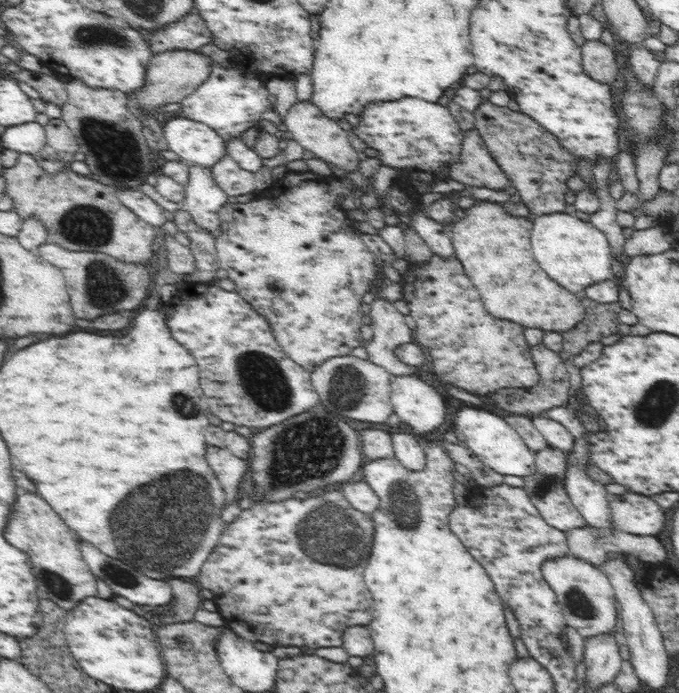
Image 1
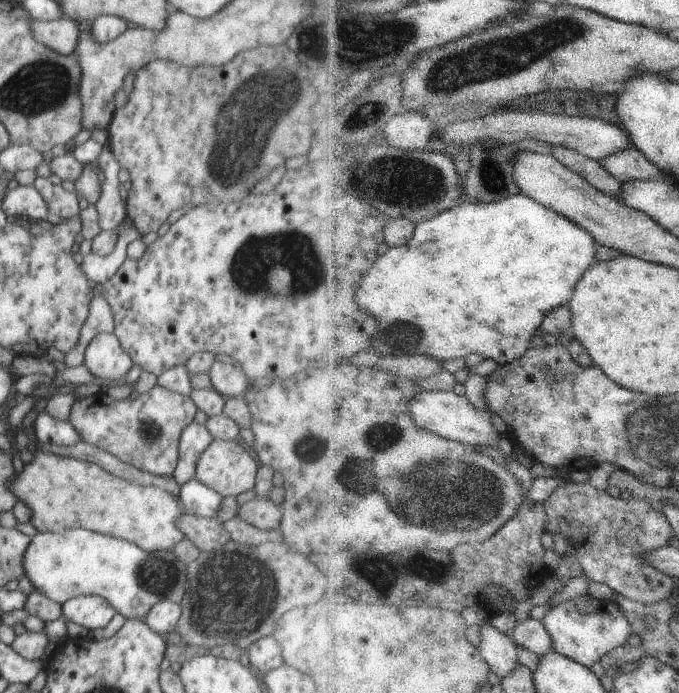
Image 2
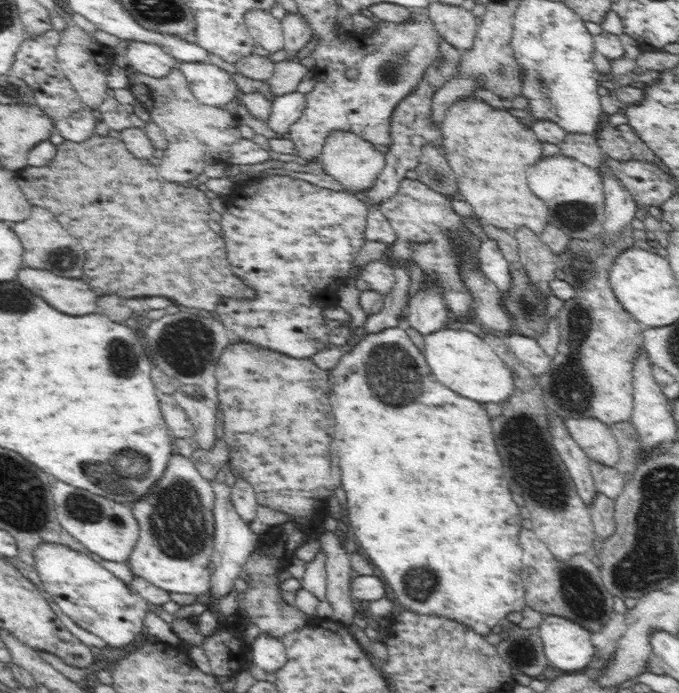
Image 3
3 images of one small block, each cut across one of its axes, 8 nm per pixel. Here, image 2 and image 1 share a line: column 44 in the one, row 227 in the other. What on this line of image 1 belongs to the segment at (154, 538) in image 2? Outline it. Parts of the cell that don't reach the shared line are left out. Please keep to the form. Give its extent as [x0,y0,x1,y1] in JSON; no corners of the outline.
[449,201,586,333]

